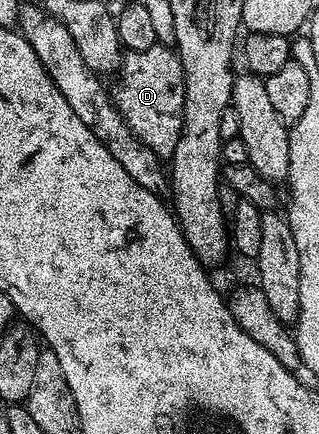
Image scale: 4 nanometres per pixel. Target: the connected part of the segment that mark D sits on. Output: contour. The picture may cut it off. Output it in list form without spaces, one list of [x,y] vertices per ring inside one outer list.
[[[153,44],[143,52],[126,52],[116,72],[118,85],[112,88],[112,103],[132,134],[159,158],[168,158],[176,150],[182,133],[184,114],[184,70],[173,47]]]

